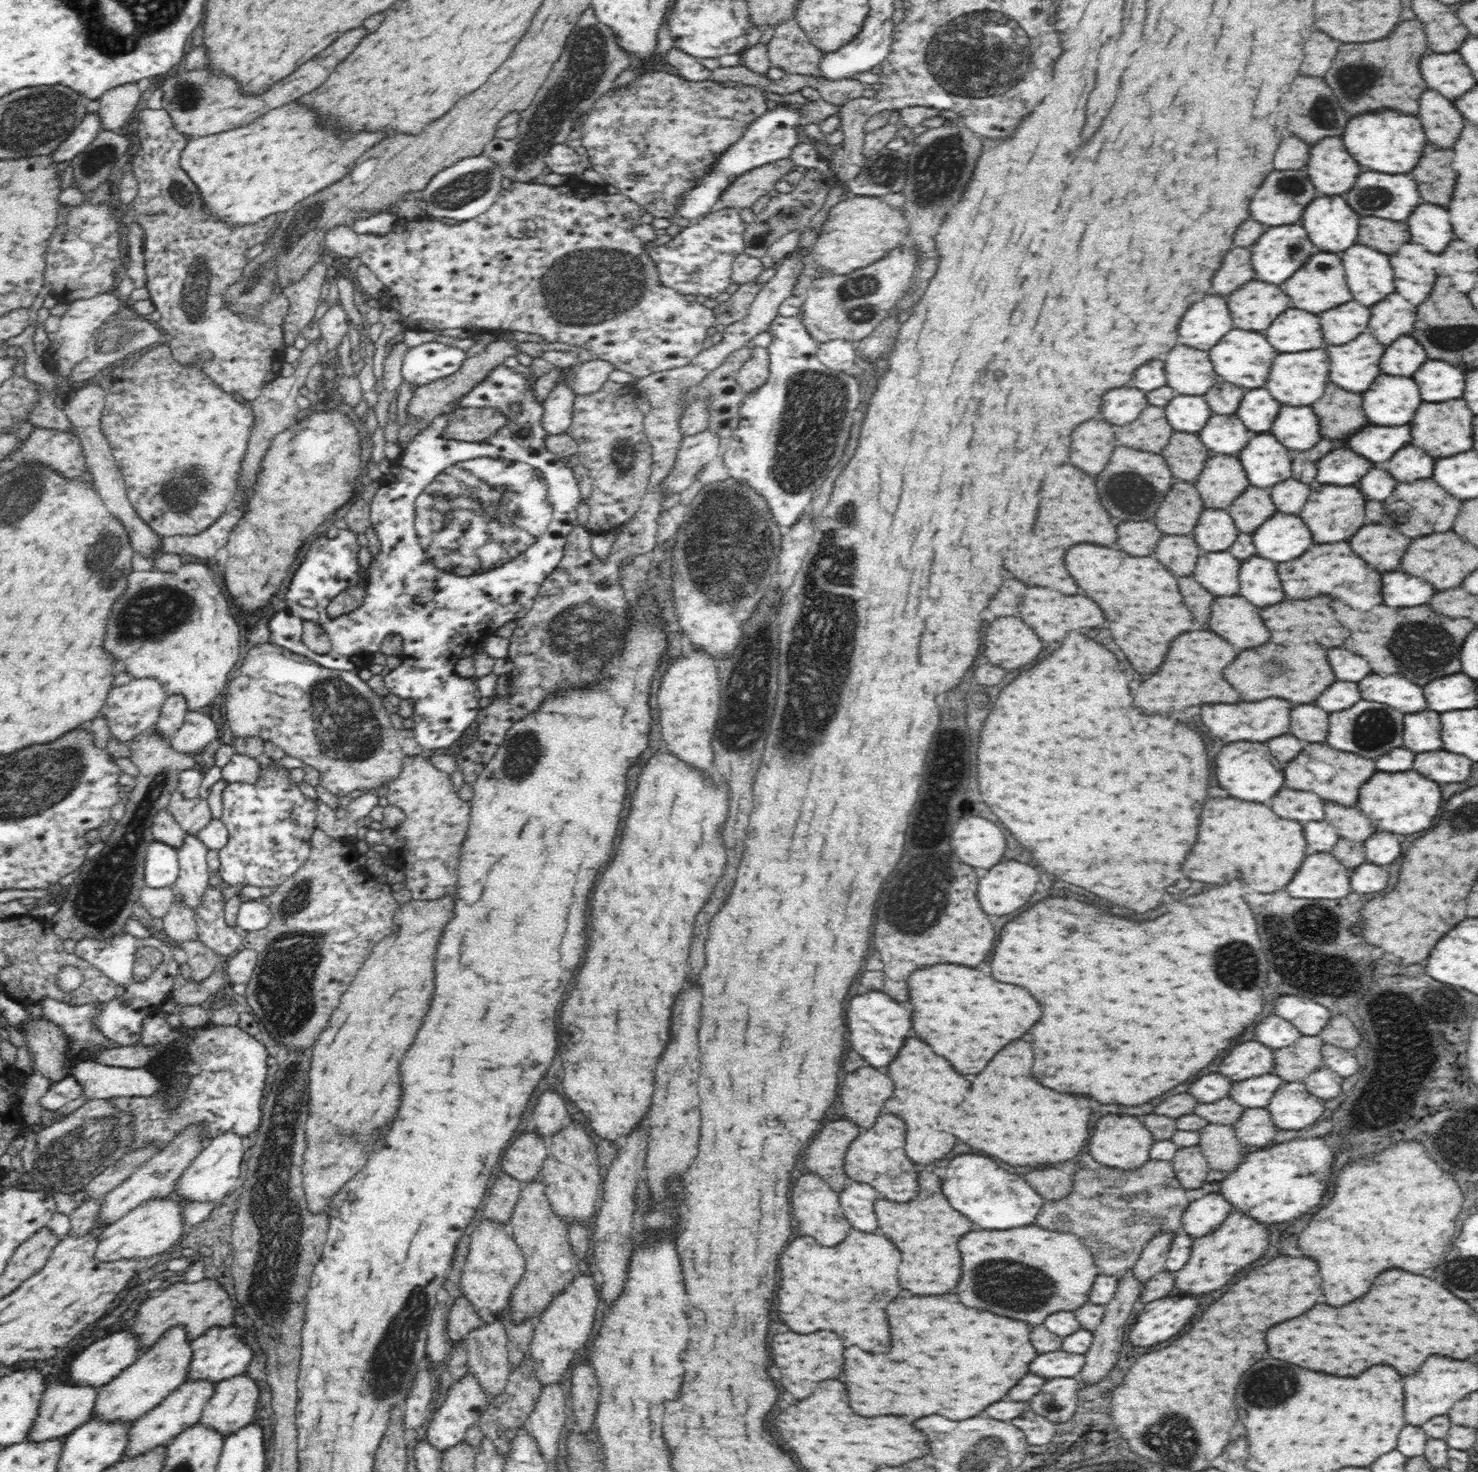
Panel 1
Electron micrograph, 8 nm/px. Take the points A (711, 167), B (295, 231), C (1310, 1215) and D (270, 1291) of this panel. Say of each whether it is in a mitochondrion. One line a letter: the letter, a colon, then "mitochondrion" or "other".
A: other
B: mitochondrion
C: other
D: mitochondrion

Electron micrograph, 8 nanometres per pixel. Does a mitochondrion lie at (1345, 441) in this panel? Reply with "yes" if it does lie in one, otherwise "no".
no

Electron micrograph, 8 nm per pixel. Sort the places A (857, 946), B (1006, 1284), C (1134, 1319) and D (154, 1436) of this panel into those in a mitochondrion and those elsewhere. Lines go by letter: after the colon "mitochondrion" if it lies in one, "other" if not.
A: other
B: mitochondrion
C: other
D: other

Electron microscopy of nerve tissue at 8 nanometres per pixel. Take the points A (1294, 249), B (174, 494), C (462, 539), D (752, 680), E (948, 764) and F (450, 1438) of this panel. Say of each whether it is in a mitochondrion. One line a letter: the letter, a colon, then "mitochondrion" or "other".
A: mitochondrion
B: mitochondrion
C: mitochondrion
D: mitochondrion
E: other
F: other

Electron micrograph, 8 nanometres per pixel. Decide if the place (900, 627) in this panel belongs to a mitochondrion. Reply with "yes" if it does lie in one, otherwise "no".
no

